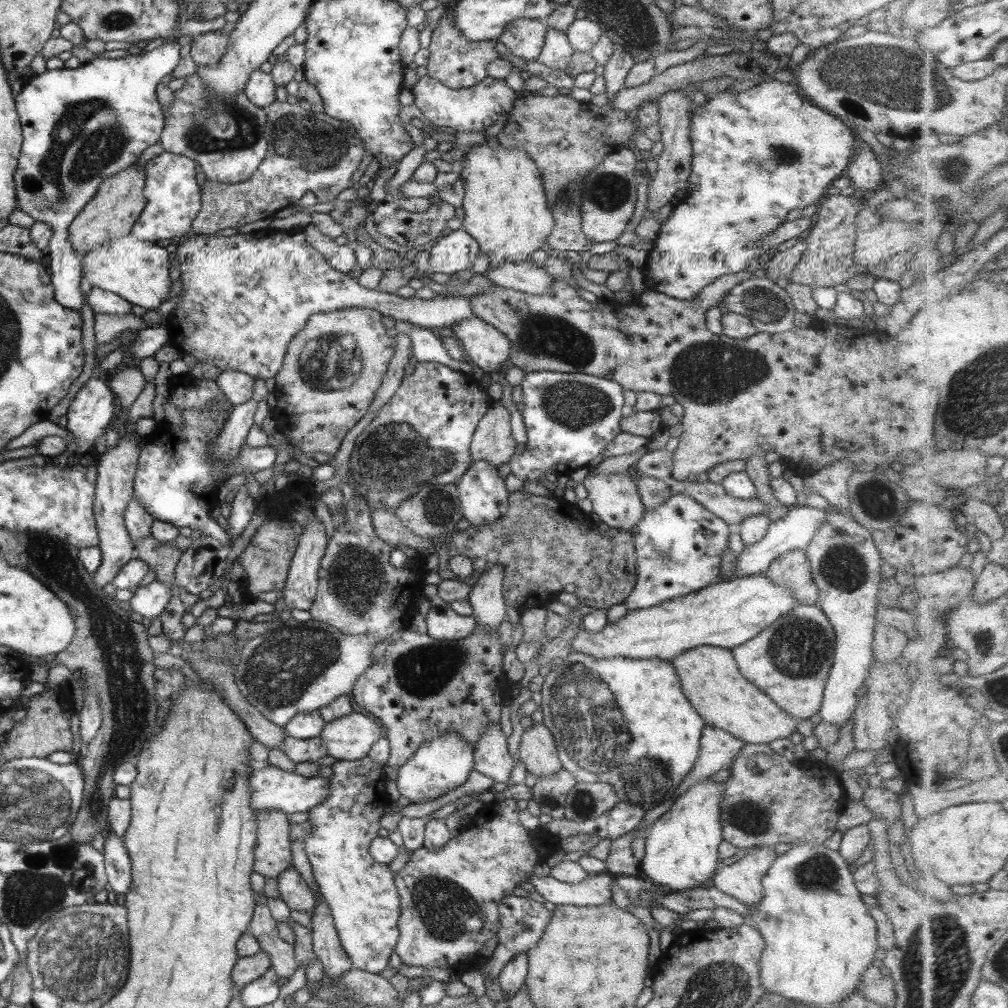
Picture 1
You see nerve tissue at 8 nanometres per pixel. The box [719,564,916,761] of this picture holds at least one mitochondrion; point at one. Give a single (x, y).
(797, 649)

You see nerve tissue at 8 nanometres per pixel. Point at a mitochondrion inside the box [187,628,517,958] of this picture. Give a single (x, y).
(447, 912)

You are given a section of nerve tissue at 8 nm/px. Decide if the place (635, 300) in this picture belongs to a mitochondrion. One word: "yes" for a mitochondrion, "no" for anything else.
no

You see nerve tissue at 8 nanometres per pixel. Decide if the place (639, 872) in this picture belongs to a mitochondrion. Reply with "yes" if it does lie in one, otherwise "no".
no

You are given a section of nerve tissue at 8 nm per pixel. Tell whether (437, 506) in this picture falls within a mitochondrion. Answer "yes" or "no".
yes

